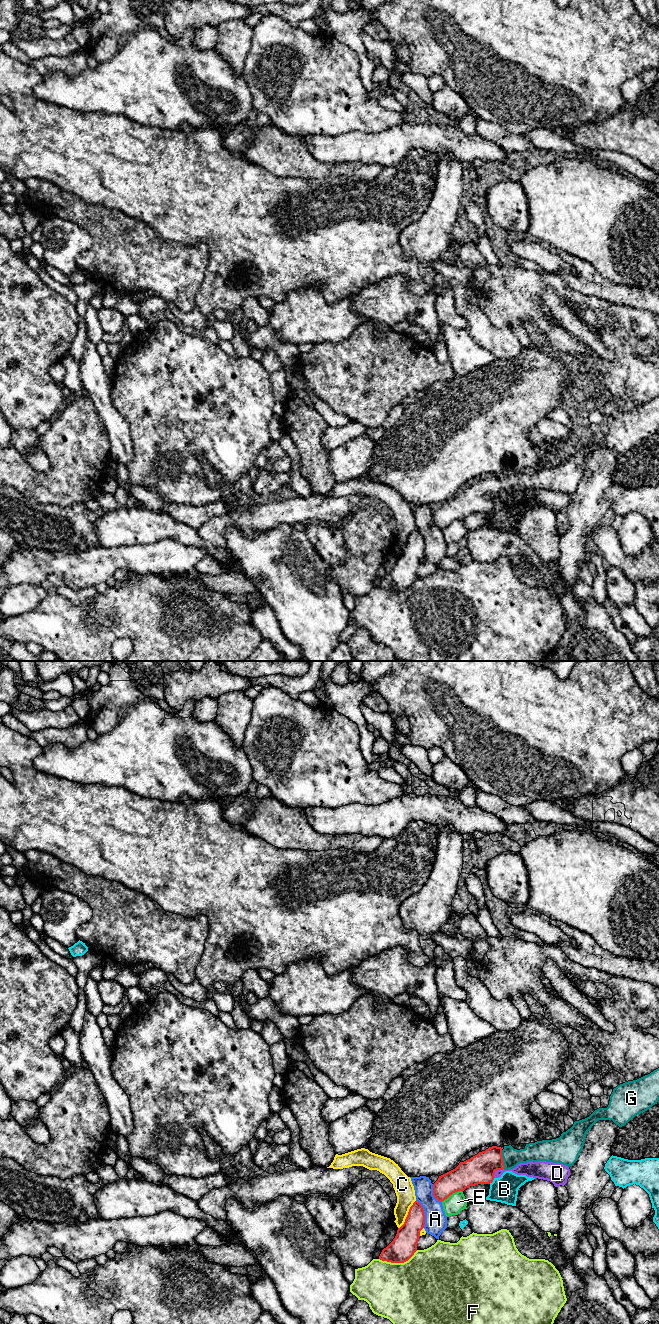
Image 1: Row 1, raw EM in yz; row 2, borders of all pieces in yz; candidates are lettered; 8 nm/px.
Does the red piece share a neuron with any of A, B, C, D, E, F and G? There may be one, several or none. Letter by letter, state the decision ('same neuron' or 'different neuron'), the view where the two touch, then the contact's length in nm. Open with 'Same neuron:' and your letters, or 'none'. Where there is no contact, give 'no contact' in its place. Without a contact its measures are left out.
Same neuron: G
A: different neuron | yz | 240 nm
B: different neuron | yz | 70 nm
C: different neuron | yz | 280 nm
D: different neuron | yz | 110 nm
E: different neuron | yz | 190 nm
F: different neuron | yz | 320 nm
G: same neuron | yz | 150 nm

